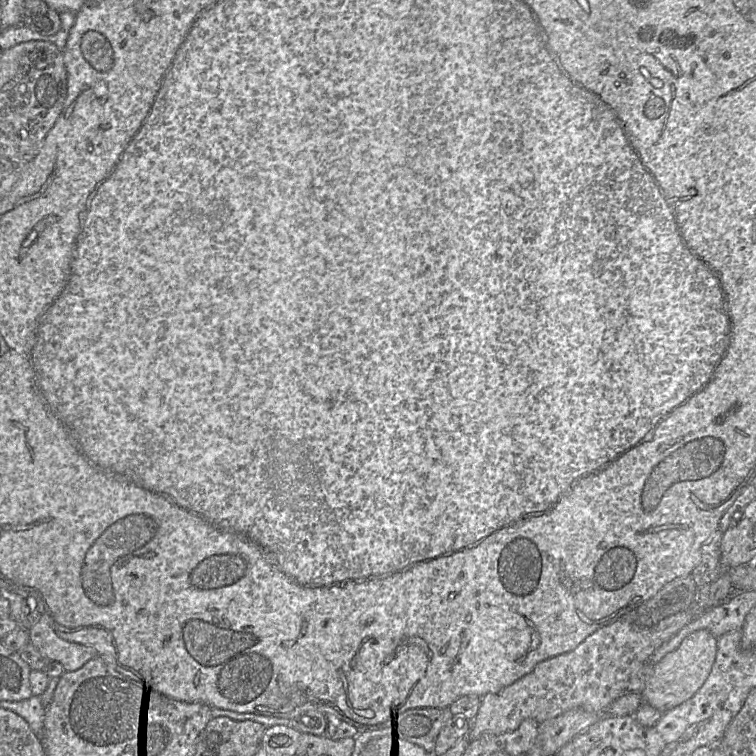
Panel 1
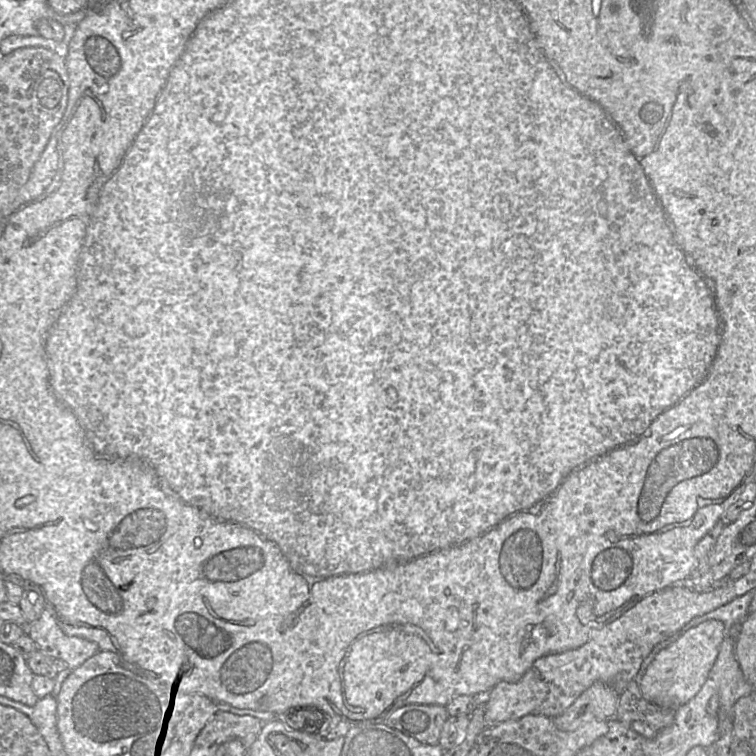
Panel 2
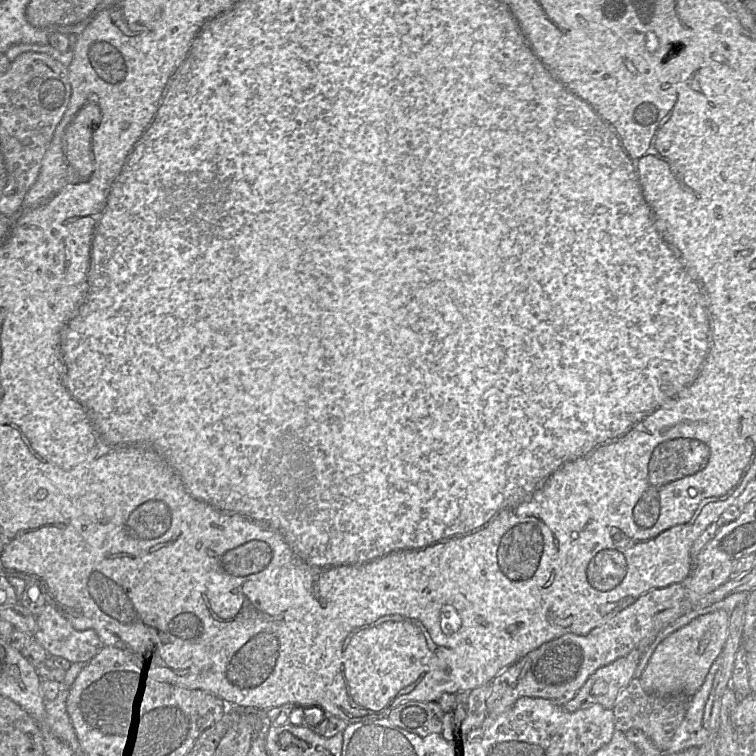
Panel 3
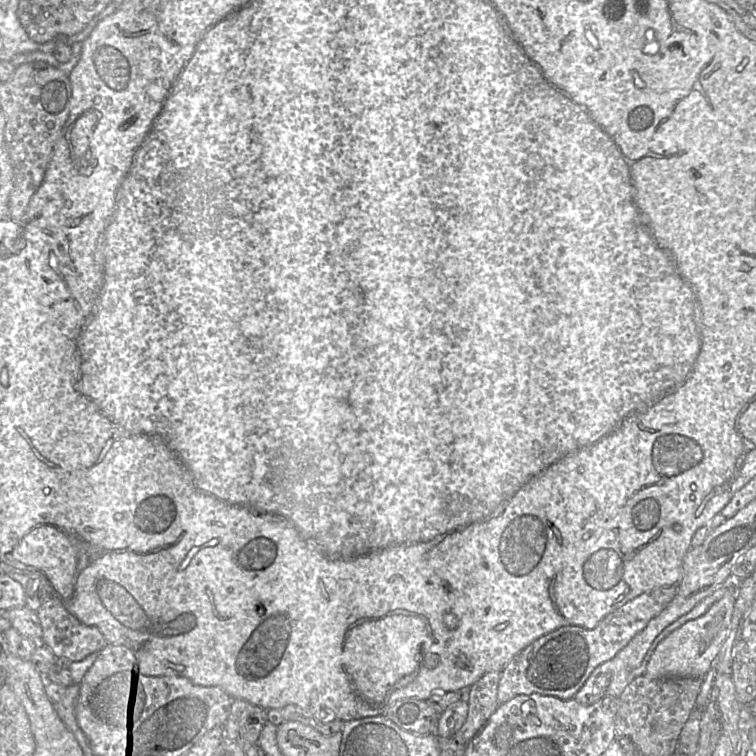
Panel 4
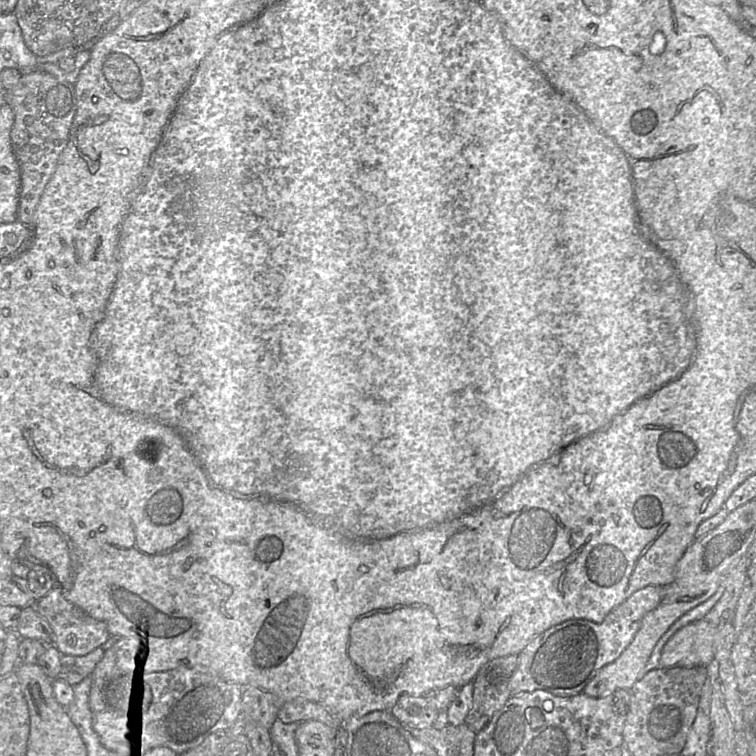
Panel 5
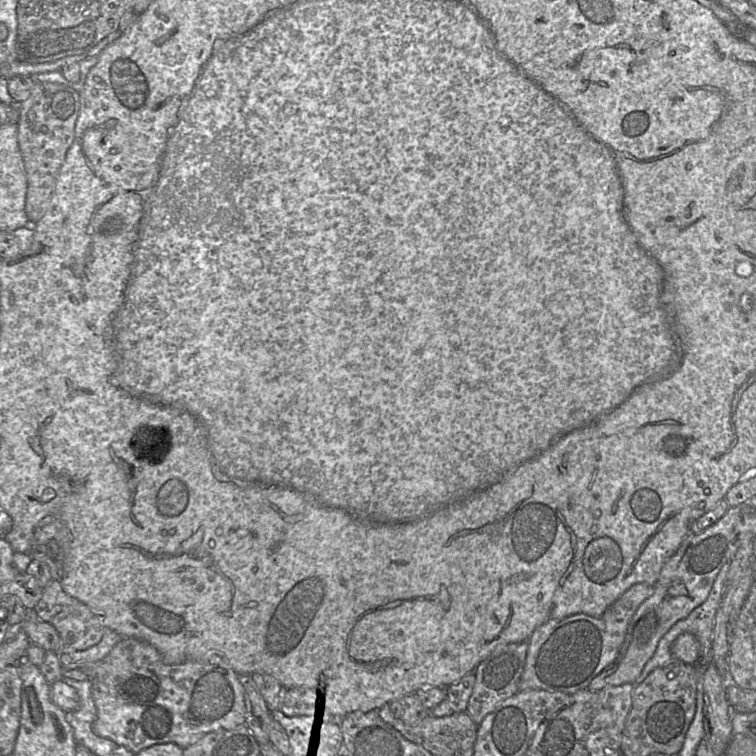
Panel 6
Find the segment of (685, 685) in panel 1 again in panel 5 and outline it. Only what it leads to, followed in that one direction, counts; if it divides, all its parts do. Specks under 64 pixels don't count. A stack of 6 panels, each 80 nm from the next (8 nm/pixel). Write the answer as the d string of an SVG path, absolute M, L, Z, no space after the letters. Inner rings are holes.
M742 556L730 569L725 578L725 591L715 606L704 618L687 624L680 628L663 647L660 668L669 667L707 667L714 659L714 641L717 632L727 623L733 623L737 603L743 588L748 562L746 556Z

